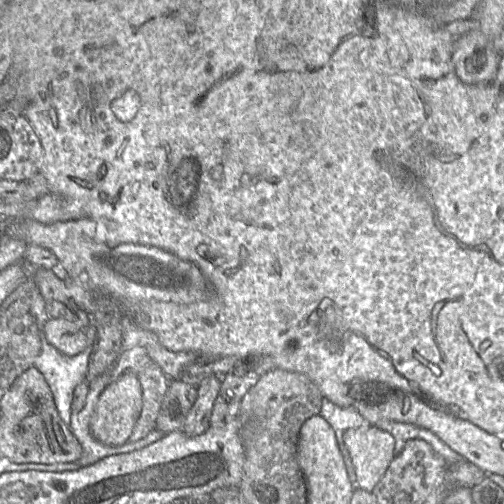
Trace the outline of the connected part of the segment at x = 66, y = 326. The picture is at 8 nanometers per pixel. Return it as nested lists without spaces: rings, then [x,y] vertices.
[[[49,318],[44,334],[50,344],[67,356],[75,356],[87,347],[85,331],[65,318]]]

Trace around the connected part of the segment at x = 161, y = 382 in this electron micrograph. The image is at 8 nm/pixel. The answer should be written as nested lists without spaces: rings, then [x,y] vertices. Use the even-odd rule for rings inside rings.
[[[153,361],[140,370],[137,377],[142,387],[143,406],[129,437],[130,442],[138,441],[156,429],[156,420],[171,381]]]

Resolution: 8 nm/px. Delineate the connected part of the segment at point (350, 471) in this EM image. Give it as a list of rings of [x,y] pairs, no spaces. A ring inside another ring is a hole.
[[[323,397],[322,407],[319,413],[334,429],[336,434],[336,439],[338,442],[339,449],[342,453],[345,467],[349,480],[353,486],[353,491],[356,488],[356,473],[352,464],[351,457],[343,441],[343,433],[350,428],[361,428],[368,427],[370,424],[363,418],[363,416],[355,408],[342,408],[334,404],[331,400],[326,397]]]

